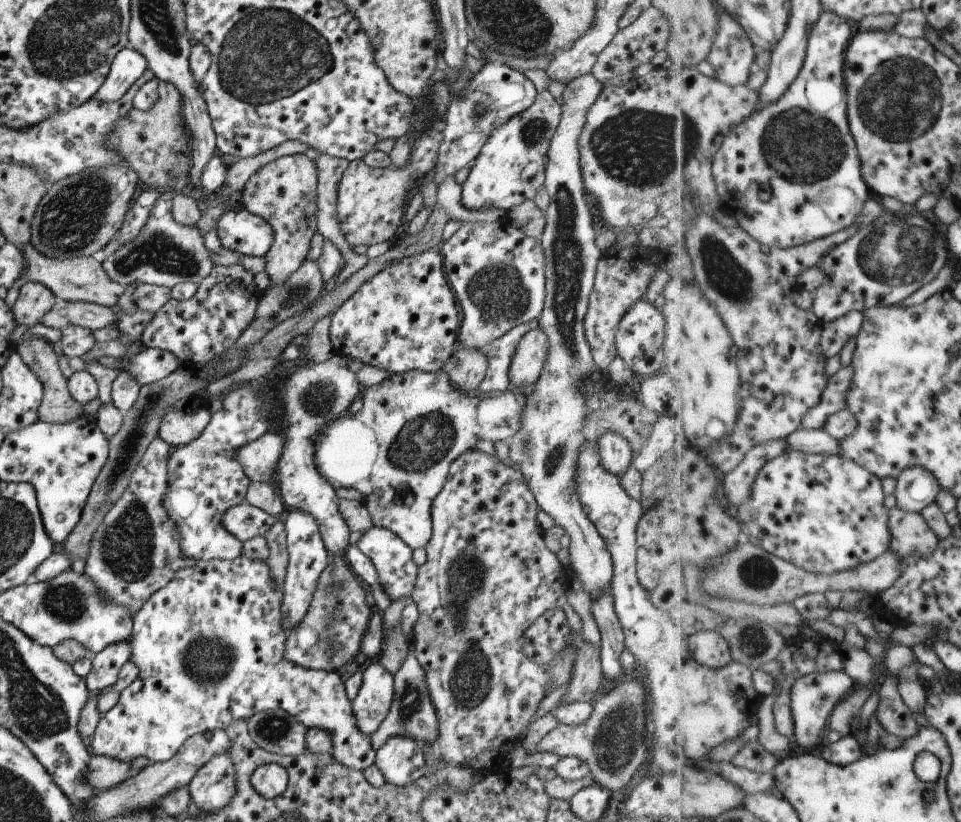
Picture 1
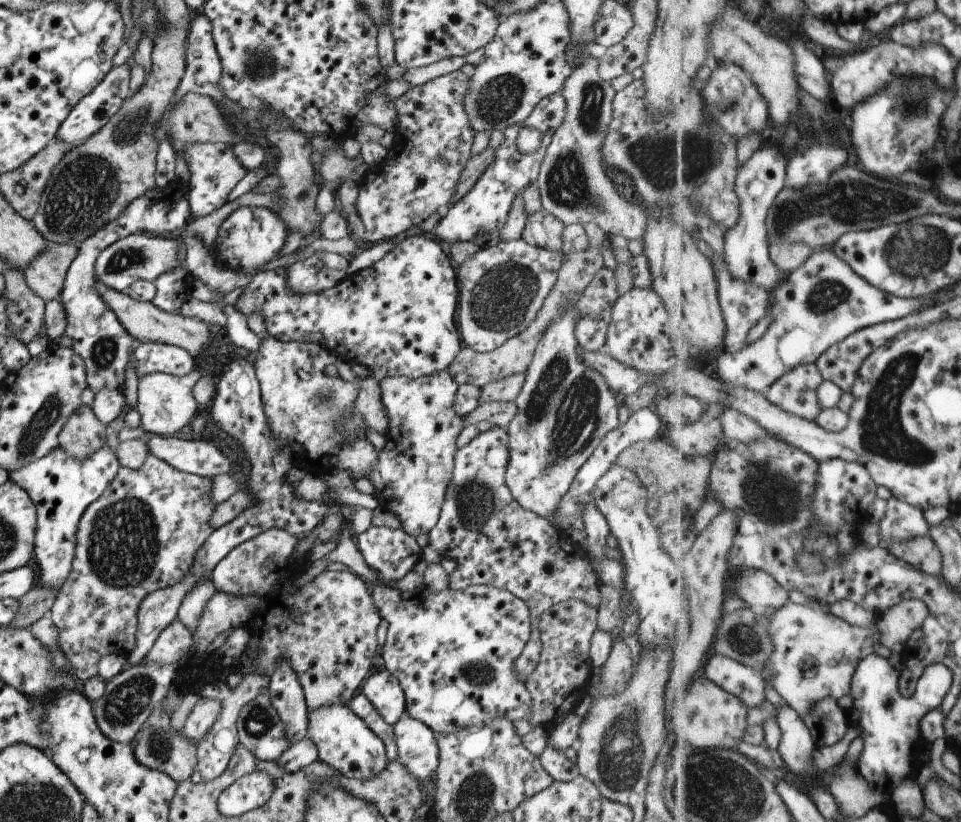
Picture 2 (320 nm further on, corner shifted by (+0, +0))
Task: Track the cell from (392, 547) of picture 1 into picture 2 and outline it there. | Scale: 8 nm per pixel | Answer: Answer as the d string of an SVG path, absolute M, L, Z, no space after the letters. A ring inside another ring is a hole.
M371 525L362 533L354 536L354 539L357 550L363 557L365 564L376 575L375 583L369 584L371 589L369 594L374 602L375 608L380 614L380 618L384 618L388 622L386 637L382 646L383 666L398 680L404 696L404 707L408 716L425 723L434 734L441 735L454 733L459 729L463 730L470 726L474 726L476 729L485 727L489 724L490 720L496 719L497 717L505 717L510 721L526 718L526 714L530 708L530 694L527 692L524 682L519 680L513 668L516 658L520 655L527 640L529 640L530 632L532 631L527 605L520 598L513 596L508 590L485 585L467 585L463 590L453 590L445 587L438 593L429 593L422 587L410 591L395 588L391 586L391 583L396 583L400 578L405 576L405 573L417 569L420 566L422 549L415 542L414 537L408 535L403 529L390 529L389 527Z

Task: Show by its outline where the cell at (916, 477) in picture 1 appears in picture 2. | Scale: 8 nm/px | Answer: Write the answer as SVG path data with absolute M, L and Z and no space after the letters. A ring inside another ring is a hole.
M895 496L888 500L888 511L879 523L883 546L923 538L931 530L924 511Z

